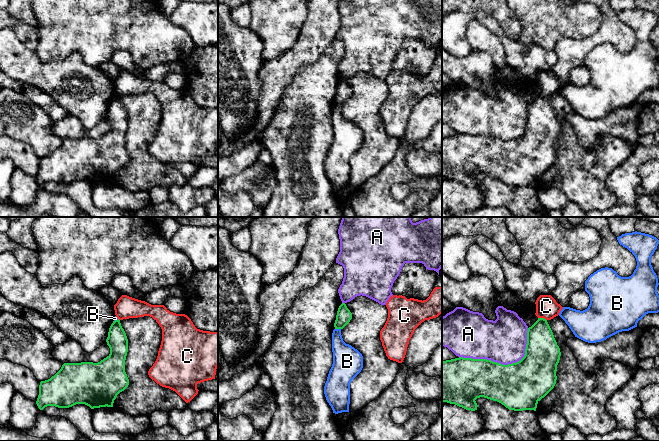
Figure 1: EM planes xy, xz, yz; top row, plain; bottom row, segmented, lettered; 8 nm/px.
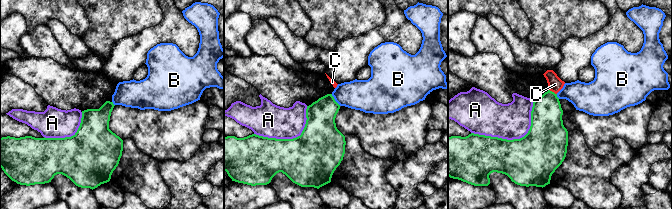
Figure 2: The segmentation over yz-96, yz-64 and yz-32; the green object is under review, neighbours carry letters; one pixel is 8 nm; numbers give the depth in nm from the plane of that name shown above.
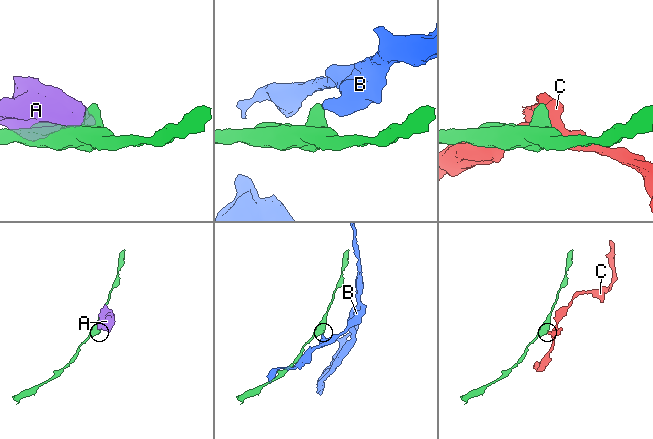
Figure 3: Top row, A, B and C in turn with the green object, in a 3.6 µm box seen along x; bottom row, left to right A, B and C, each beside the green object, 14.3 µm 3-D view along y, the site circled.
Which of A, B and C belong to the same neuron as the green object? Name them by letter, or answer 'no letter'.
no letter

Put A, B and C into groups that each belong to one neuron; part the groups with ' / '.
A / B / C

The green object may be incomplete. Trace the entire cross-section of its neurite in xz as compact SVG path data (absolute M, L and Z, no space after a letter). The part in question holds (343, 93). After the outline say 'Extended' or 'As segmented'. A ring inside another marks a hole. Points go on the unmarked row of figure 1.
M342 79L337 87L336 96L334 99L335 105L343 105L352 95L352 89L347 84L345 79Z. As segmented

